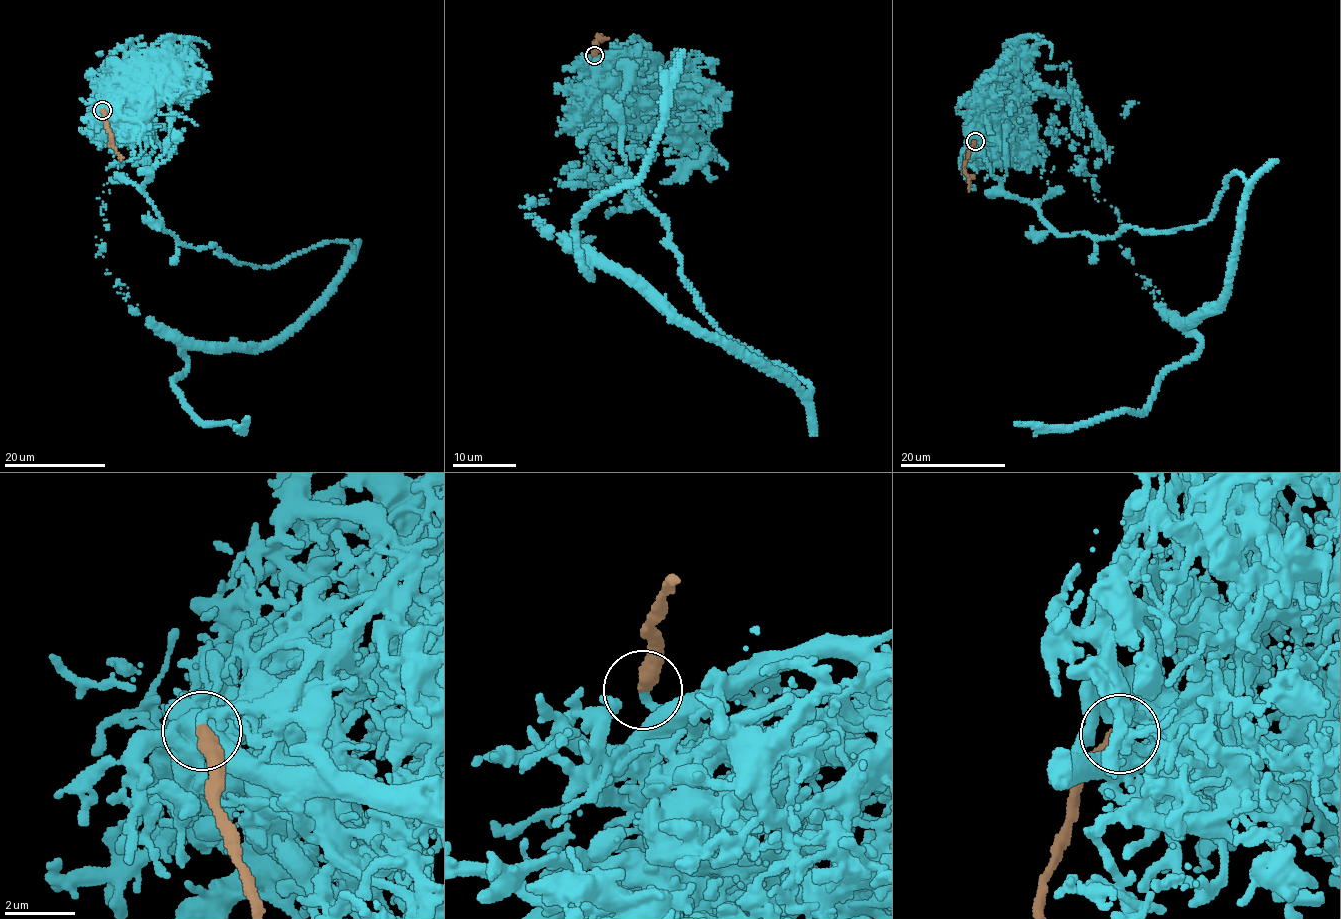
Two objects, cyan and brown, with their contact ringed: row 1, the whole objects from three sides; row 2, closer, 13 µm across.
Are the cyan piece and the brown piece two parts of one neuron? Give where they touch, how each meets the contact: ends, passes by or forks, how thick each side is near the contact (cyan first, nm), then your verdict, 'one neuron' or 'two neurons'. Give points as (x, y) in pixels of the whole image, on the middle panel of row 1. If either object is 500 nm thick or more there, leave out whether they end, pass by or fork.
place (594, 55); cyan passes by; brown ends; calibres 160 and 420 nm; one neuron

